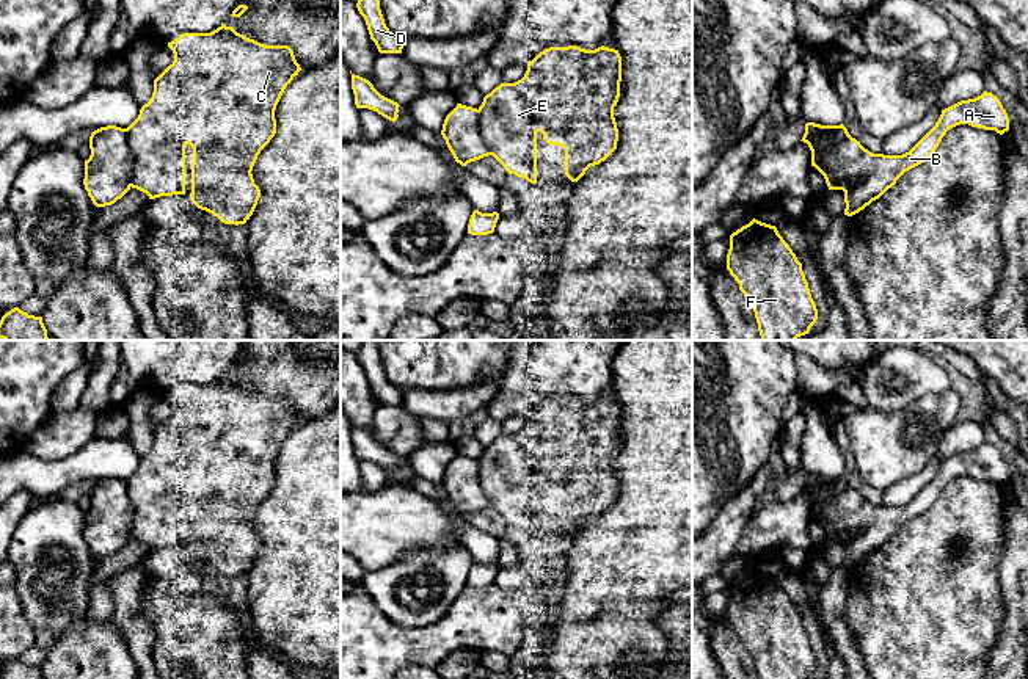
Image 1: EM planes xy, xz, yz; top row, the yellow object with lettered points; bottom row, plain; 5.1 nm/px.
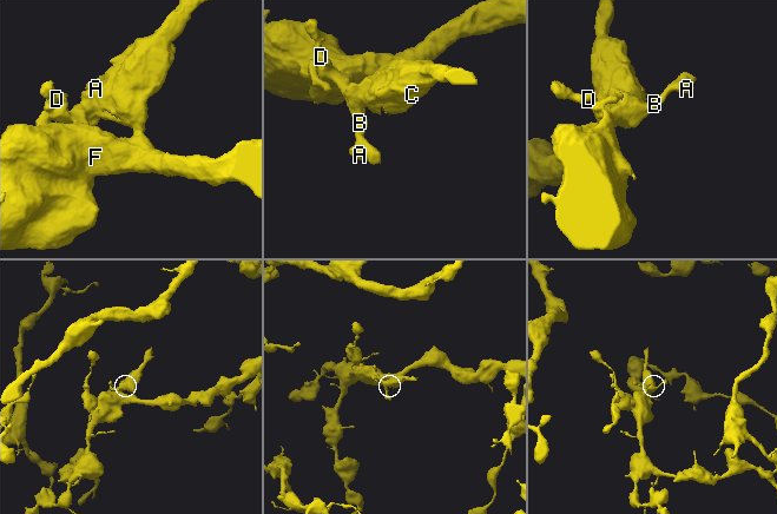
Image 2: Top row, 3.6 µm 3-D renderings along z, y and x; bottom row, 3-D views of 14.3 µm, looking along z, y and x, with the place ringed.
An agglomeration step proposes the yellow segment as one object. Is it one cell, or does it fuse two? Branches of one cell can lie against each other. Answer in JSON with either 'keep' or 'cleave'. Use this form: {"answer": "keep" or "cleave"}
{"answer": "cleave"}

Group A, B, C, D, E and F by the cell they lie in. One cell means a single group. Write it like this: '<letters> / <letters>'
A B D / C E F

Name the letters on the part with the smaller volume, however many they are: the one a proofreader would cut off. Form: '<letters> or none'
A, B, D

